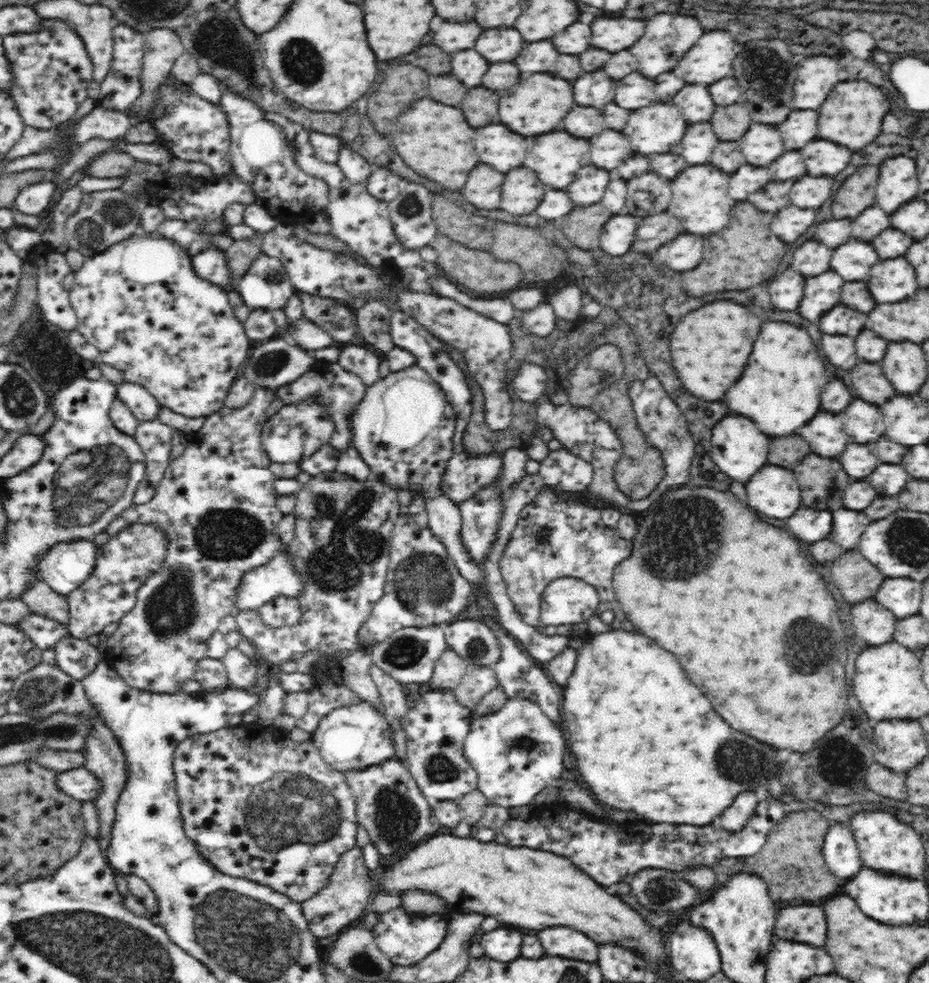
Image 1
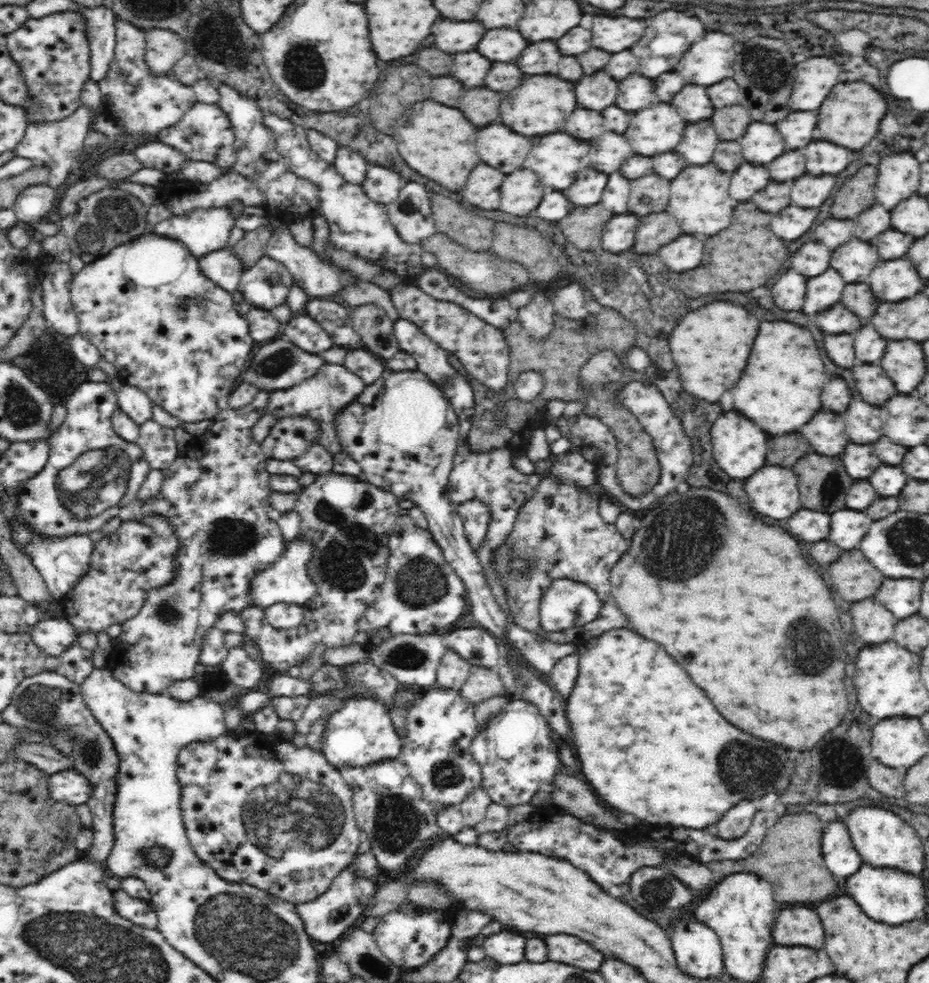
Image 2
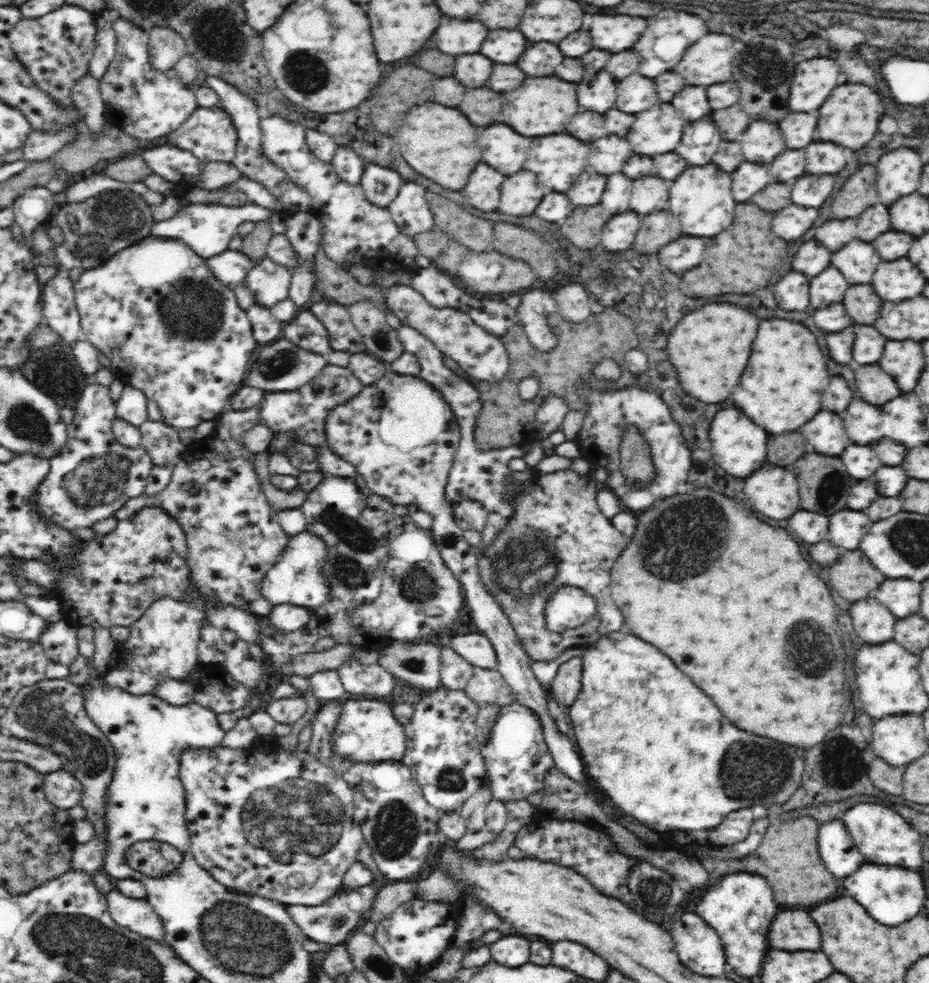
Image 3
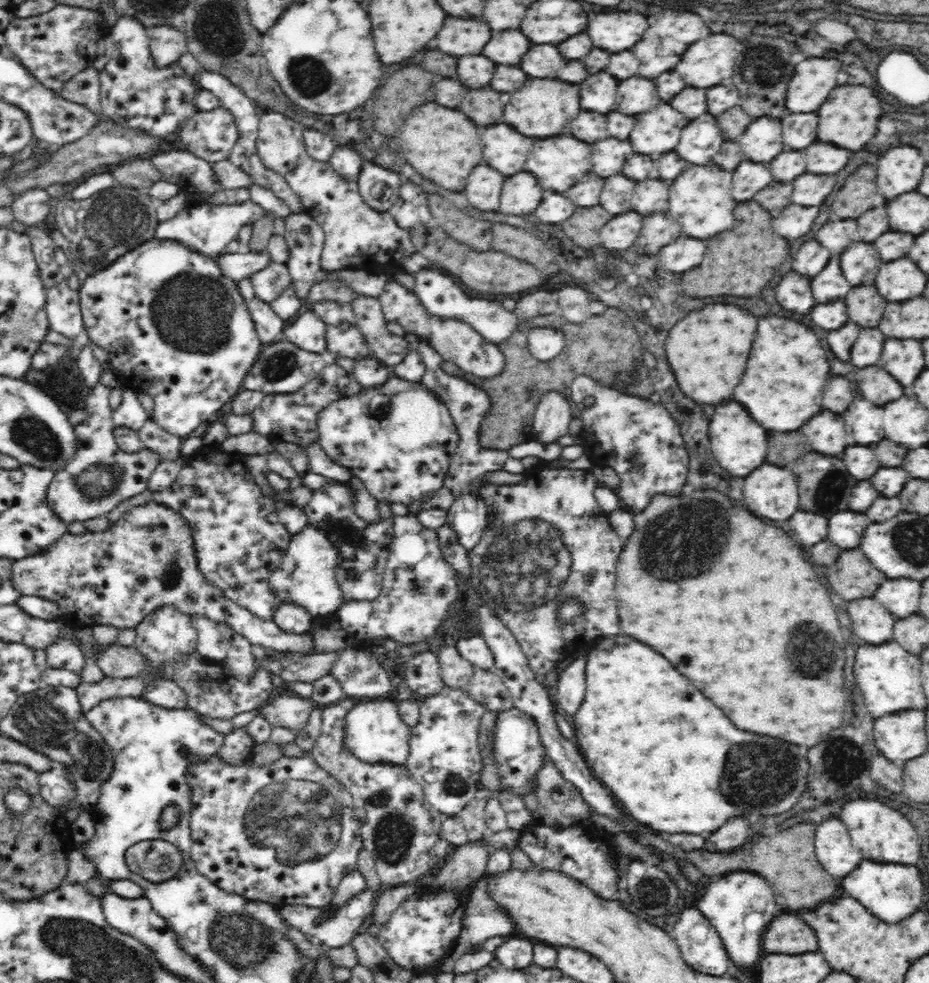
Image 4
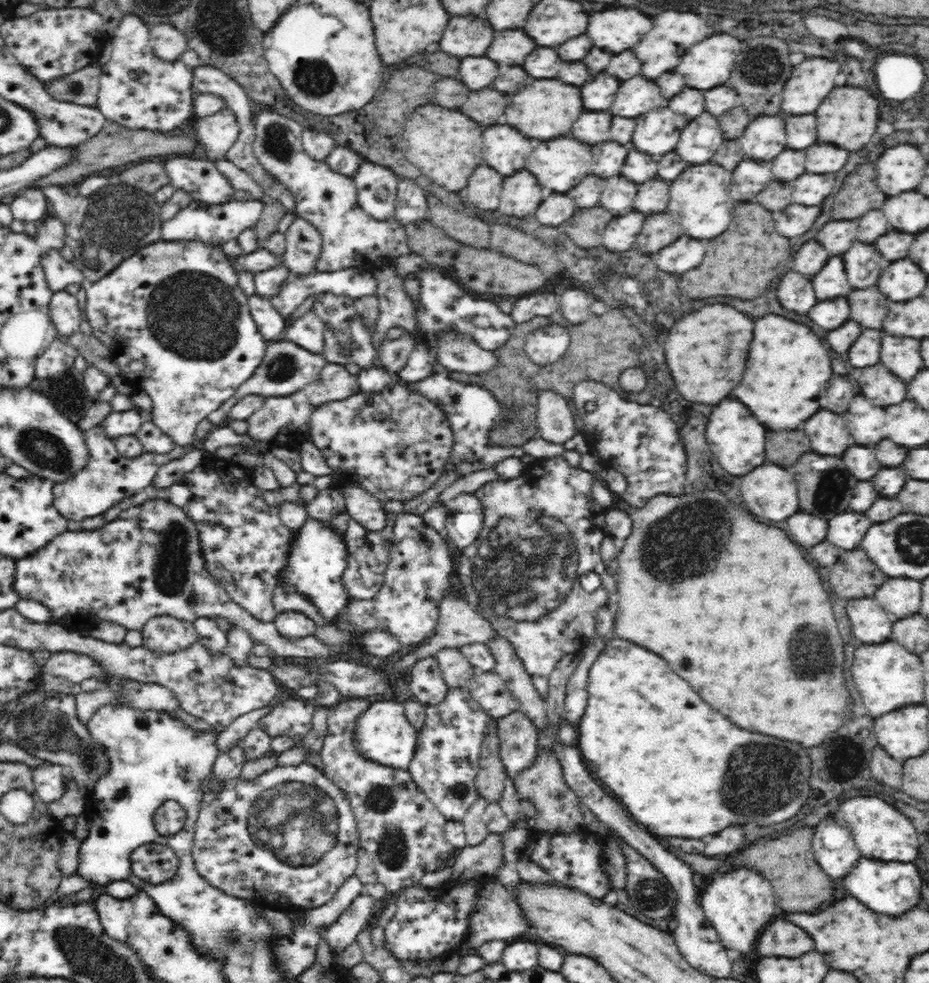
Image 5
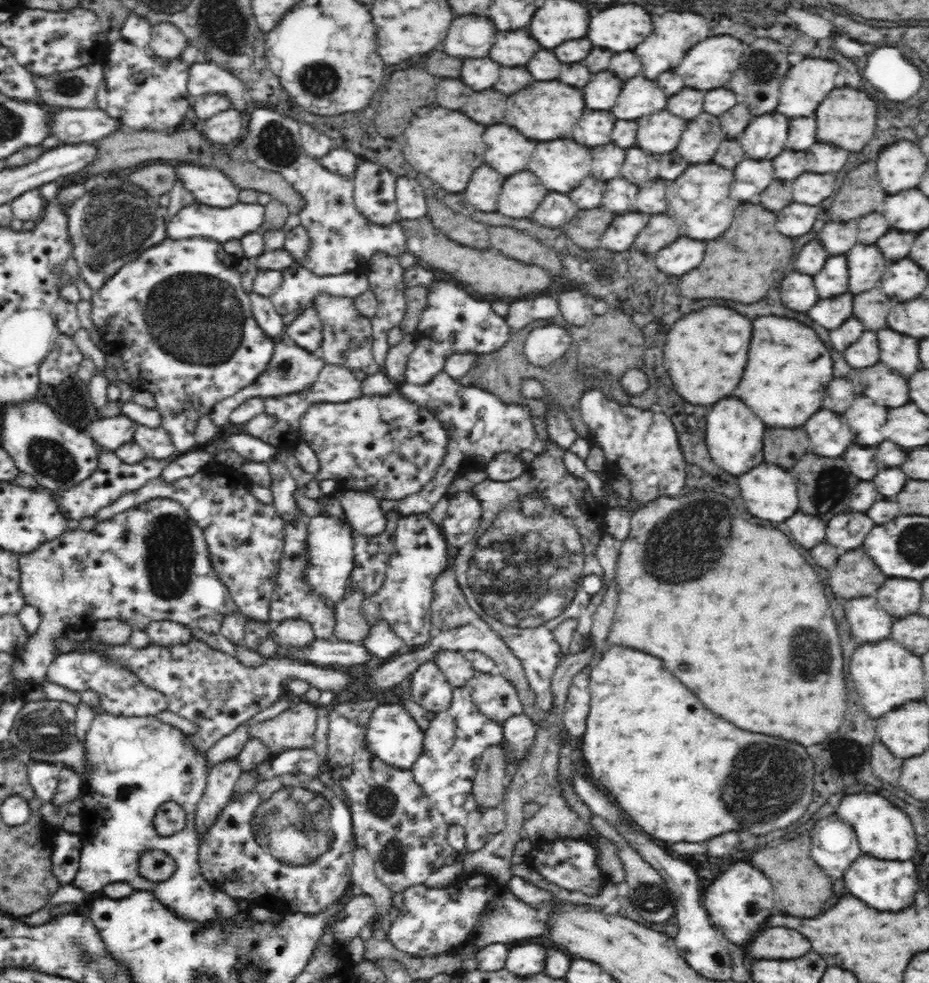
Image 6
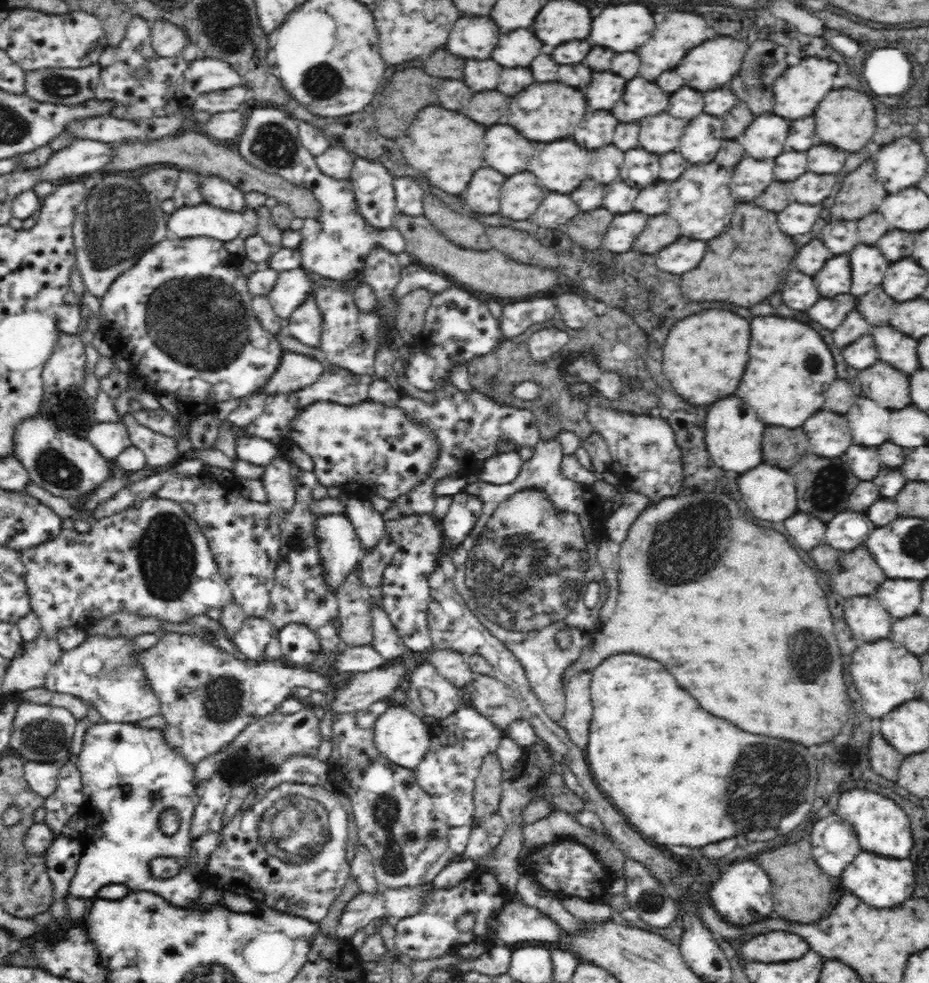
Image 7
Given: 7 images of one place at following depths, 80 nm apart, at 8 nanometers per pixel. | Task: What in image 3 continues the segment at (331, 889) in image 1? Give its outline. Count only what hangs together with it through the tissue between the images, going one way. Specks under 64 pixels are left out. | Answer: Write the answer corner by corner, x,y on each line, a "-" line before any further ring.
372,885
357,887
357,890
346,892
342,888
332,898
320,906
288,905
292,921
300,926
300,931
316,942
332,946
346,944
347,940
361,928
367,914
372,909
378,890

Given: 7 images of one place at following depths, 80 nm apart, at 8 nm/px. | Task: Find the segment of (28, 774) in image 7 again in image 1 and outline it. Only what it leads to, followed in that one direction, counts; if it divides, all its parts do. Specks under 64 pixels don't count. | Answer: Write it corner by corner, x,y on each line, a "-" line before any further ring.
78,767
58,774
58,789
78,801
94,800
102,792
100,781
85,767

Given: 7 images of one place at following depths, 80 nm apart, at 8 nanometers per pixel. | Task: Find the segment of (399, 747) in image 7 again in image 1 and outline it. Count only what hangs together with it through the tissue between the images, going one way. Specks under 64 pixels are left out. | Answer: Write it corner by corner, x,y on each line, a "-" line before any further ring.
361,701
334,709
325,715
312,732
310,740
334,770
344,772
368,769
397,756
389,726
390,720
377,706

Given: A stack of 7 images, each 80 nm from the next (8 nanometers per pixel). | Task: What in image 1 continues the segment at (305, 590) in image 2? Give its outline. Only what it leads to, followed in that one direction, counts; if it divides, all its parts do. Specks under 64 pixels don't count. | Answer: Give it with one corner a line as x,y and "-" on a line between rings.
288,550
279,552
268,565
253,568
242,577
237,590
234,612
258,610
264,603
278,597
300,598
305,582
290,564

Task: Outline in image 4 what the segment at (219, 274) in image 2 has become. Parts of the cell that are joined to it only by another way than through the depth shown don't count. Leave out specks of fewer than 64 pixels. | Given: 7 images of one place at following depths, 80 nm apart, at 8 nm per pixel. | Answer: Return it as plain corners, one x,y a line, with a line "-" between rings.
247,249
240,253
220,254
217,261
223,274
236,282
264,270
270,263
273,263
267,251
252,252

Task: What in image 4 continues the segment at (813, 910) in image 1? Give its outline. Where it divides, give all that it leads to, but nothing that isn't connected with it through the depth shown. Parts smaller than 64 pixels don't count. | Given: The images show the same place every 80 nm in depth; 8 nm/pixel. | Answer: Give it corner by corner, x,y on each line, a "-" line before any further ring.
786,914
774,918
768,926
768,934
764,934
764,950
774,954
804,954
808,950
818,950
818,946
814,930
798,916

